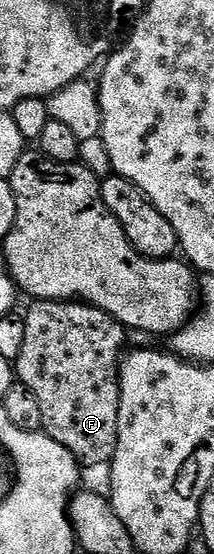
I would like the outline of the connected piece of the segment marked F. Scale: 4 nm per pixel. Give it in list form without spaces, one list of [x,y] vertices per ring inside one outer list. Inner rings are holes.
[[[40,299],[29,305],[31,307],[24,311],[24,349],[16,360],[17,382],[28,385],[28,389],[36,393],[36,401],[40,401],[40,413],[44,417],[42,431],[45,435],[64,445],[64,449],[68,449],[68,453],[72,453],[79,464],[109,464],[116,453],[120,425],[118,373],[127,350],[127,328],[107,311],[94,307],[91,303]]]

